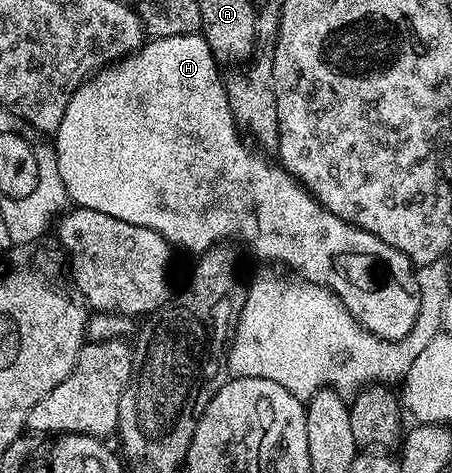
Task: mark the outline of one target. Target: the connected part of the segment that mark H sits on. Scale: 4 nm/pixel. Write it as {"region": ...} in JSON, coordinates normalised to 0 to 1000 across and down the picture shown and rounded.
{"region":[[[434,66],[405,70],[398,76],[327,82],[299,112],[239,135],[235,144],[221,144],[208,161],[195,161],[188,175],[153,207],[144,224],[144,241],[135,241],[135,258],[117,281],[126,359],[135,368],[135,385],[144,393],[150,416],[159,425],[166,421],[164,429],[173,438],[223,444],[223,452],[250,452],[250,461],[268,461],[268,469],[294,469],[294,478],[321,478],[363,499],[369,514],[389,526],[407,524],[414,533],[431,533],[429,537],[447,537],[460,524],[478,522],[491,510],[485,507],[491,499],[515,497],[522,482],[531,503],[546,514],[549,529],[569,548],[593,550],[600,558],[628,558],[631,564],[646,567],[653,573],[646,577],[659,579],[668,590],[726,609],[794,674],[794,683],[830,710],[843,712],[845,719],[896,715],[909,691],[925,679],[931,647],[920,560],[912,558],[896,537],[887,537],[887,529],[843,512],[843,503],[746,461],[746,452],[730,448],[679,395],[644,372],[624,347],[604,342],[597,328],[562,311],[546,313],[549,298],[515,249],[515,233],[507,224],[502,205],[502,182],[496,163],[485,163],[485,150],[489,150],[489,137],[467,112],[458,82]]]}

